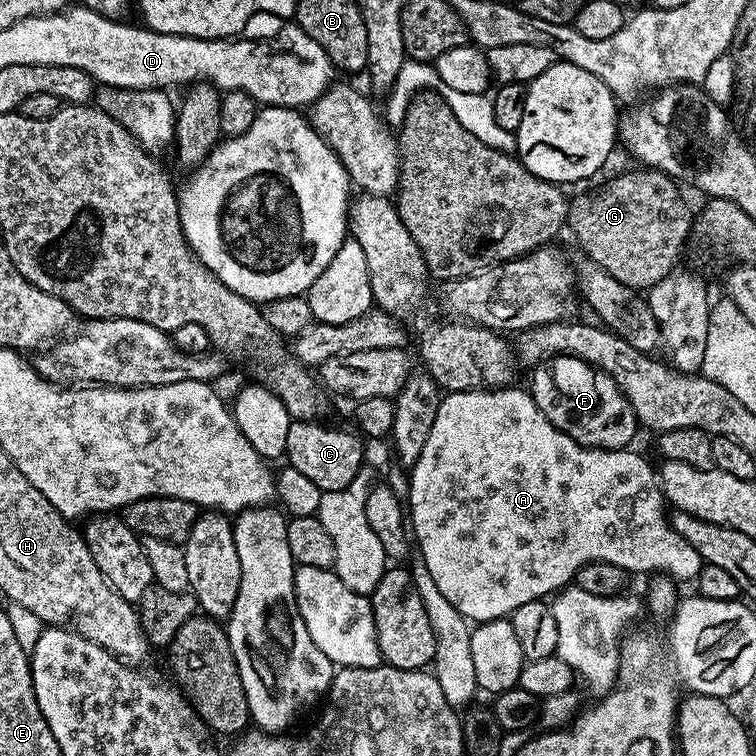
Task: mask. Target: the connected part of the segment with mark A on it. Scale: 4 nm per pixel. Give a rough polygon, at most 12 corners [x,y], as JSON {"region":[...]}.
{"region":[[447,393],[410,532],[469,622],[590,562],[695,581],[658,472]]}

